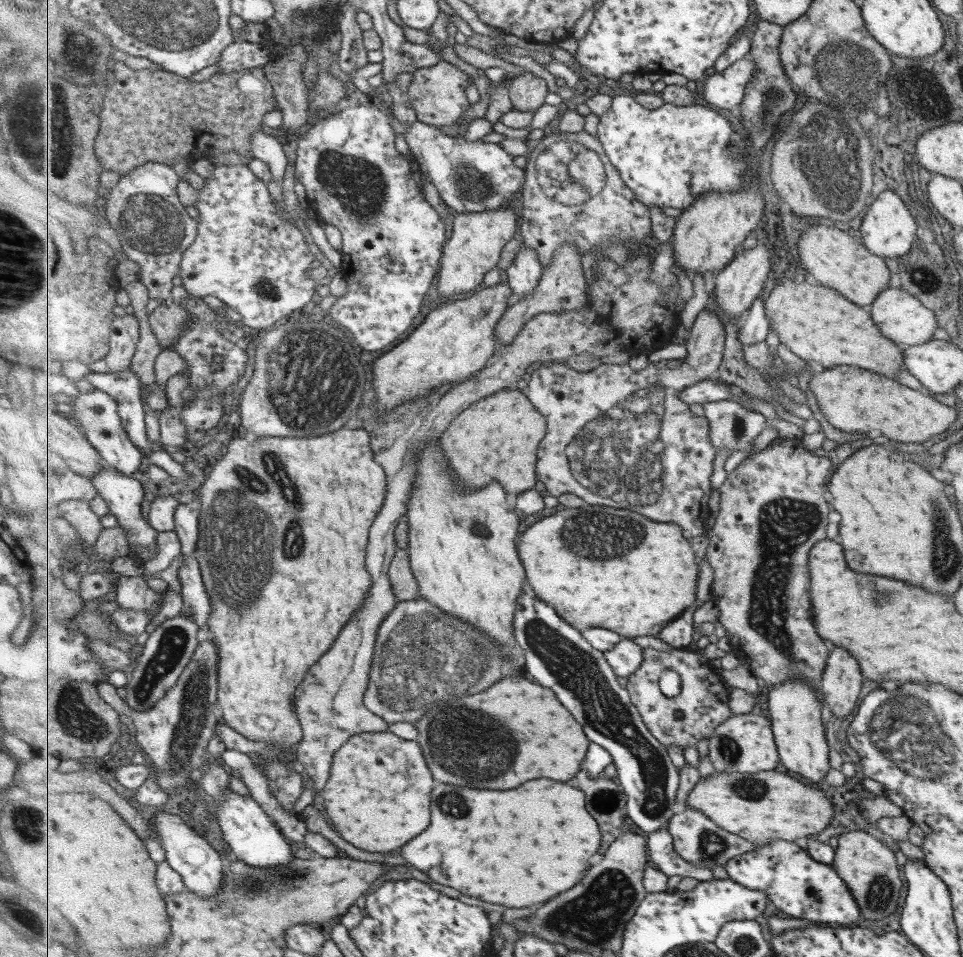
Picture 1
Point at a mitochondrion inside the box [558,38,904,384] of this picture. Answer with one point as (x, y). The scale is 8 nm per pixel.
(829, 179)

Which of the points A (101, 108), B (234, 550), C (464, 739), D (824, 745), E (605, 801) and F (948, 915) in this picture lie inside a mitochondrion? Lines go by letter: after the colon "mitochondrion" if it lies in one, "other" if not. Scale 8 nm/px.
A: other
B: mitochondrion
C: mitochondrion
D: other
E: mitochondrion
F: other

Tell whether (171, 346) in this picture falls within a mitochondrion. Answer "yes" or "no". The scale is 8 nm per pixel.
no

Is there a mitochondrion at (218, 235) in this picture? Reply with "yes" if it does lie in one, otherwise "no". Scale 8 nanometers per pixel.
no

